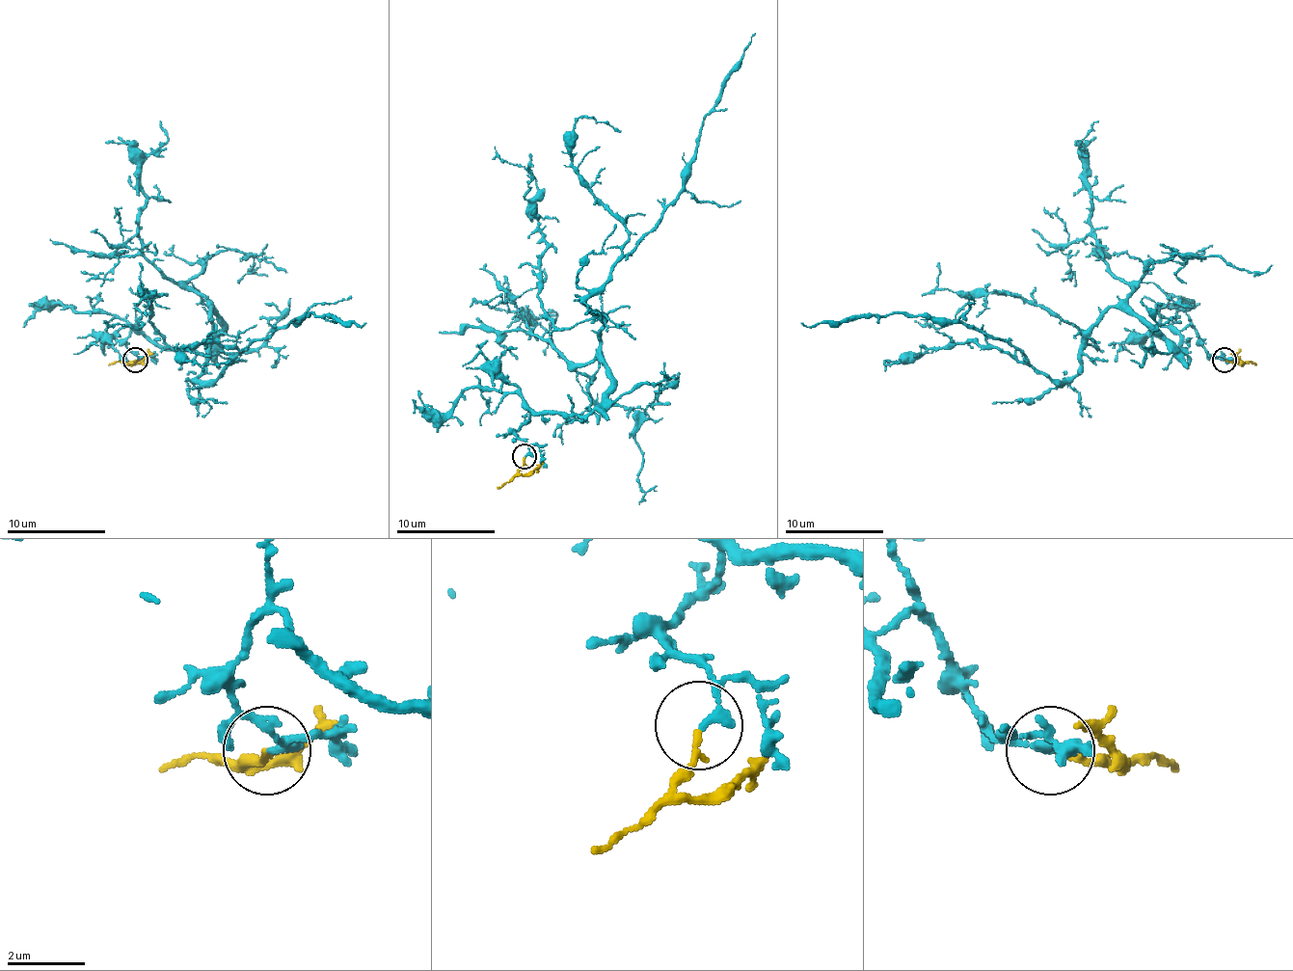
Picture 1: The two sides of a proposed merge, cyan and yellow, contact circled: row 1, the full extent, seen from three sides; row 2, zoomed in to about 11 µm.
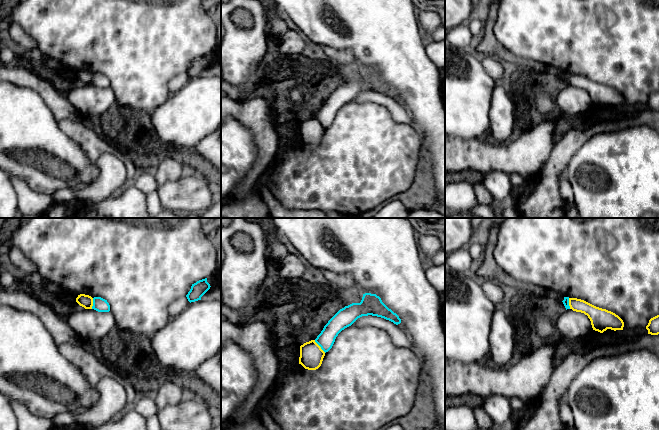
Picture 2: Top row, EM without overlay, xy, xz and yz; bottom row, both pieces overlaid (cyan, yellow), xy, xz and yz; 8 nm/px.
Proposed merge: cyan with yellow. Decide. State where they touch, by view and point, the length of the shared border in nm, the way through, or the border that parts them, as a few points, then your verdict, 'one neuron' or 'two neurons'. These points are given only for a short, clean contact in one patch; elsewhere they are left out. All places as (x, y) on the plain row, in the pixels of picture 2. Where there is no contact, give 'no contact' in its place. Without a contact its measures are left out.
meets cyan in xz at (319, 121); contact 140 nm long; border along xz (314, 116), (325, 128); two neurons

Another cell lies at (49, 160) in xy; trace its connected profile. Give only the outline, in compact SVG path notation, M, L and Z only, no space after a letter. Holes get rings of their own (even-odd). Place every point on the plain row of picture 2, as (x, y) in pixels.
M0 82L0 169L10 178L24 180L33 191L49 196L59 189L72 189L78 182L87 187L98 175L96 161L91 161L79 144L59 128L42 97L10 82Z

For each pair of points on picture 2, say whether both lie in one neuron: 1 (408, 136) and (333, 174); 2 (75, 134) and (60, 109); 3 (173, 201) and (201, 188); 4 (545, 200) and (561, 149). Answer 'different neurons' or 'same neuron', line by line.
1: same neuron
2: different neurons
3: same neuron
4: same neuron

